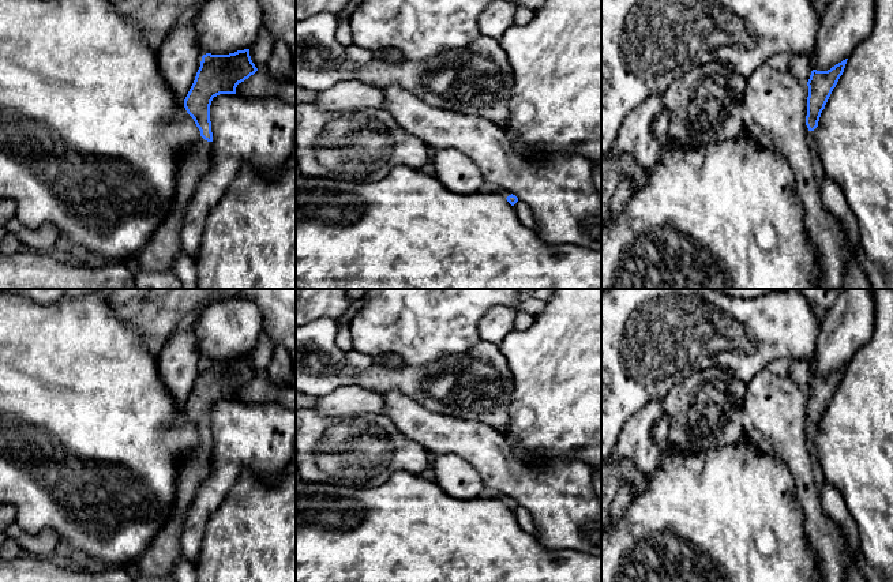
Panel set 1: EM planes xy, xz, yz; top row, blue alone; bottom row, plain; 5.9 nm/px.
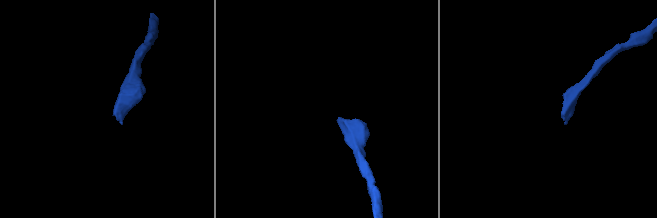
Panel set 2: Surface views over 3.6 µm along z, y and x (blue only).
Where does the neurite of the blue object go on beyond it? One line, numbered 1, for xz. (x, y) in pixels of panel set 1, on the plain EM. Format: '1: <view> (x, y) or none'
1: none

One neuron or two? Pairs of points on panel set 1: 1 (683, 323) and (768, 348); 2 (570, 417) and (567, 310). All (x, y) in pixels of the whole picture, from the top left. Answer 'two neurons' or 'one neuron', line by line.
1: one neuron
2: one neuron

